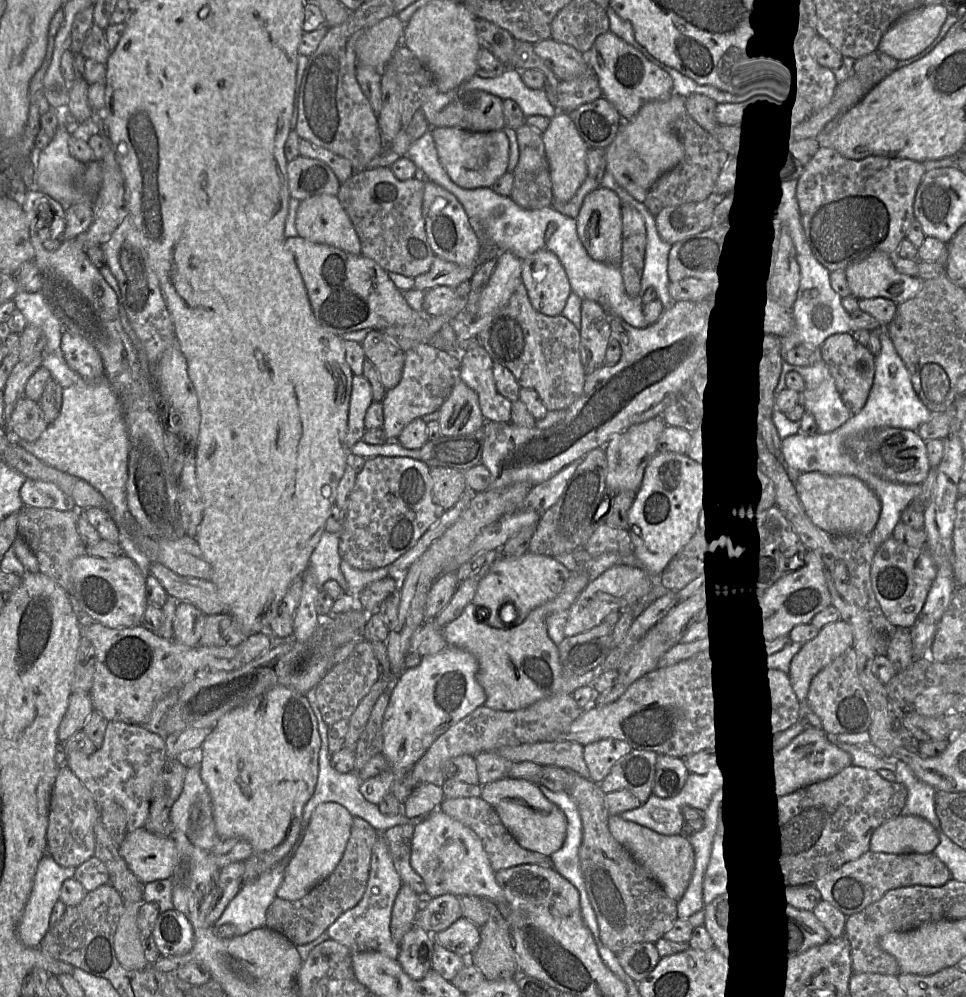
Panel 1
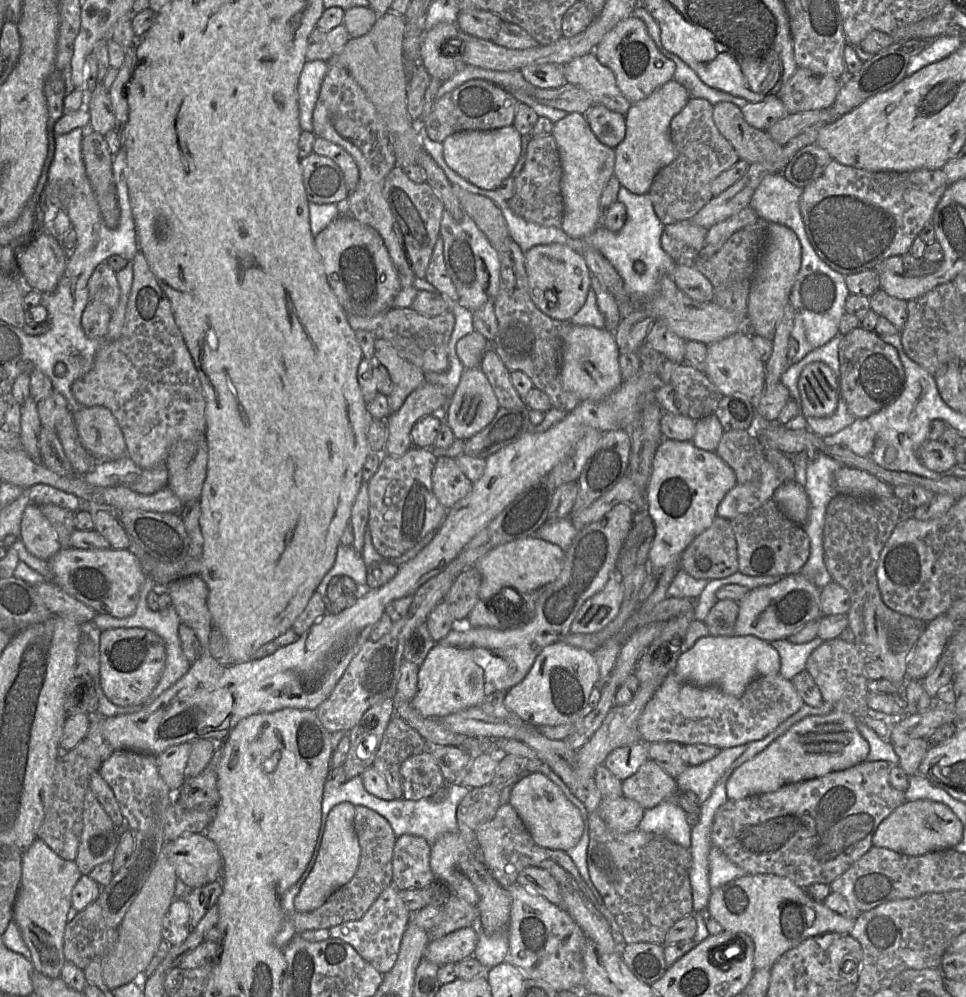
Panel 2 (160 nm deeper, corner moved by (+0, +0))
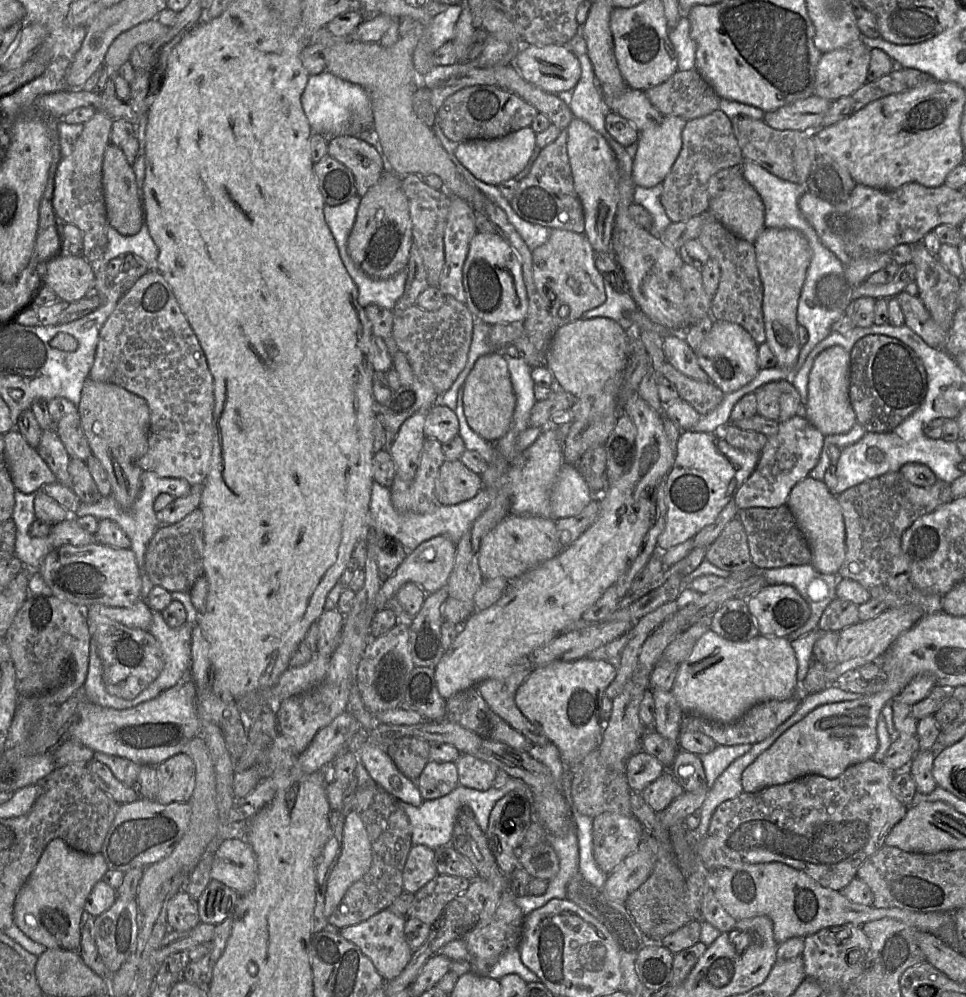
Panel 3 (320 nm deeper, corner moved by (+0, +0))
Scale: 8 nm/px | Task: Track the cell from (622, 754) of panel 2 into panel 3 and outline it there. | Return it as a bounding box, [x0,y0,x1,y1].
[625,750,668,793]

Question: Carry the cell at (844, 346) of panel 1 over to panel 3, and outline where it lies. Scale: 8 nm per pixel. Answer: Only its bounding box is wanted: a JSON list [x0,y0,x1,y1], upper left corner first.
[849,334,928,432]

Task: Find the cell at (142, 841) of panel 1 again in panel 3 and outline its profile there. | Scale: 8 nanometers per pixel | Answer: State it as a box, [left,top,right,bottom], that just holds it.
[210,838,257,892]

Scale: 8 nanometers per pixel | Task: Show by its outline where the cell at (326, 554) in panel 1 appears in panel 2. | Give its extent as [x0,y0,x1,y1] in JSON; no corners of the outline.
[316,544,367,599]

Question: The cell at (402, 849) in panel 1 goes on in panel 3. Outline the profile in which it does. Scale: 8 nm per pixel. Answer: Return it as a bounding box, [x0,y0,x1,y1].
[403,845,438,893]

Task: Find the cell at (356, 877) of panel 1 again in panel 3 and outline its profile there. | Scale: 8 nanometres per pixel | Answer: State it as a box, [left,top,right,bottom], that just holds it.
[328,787,413,929]

